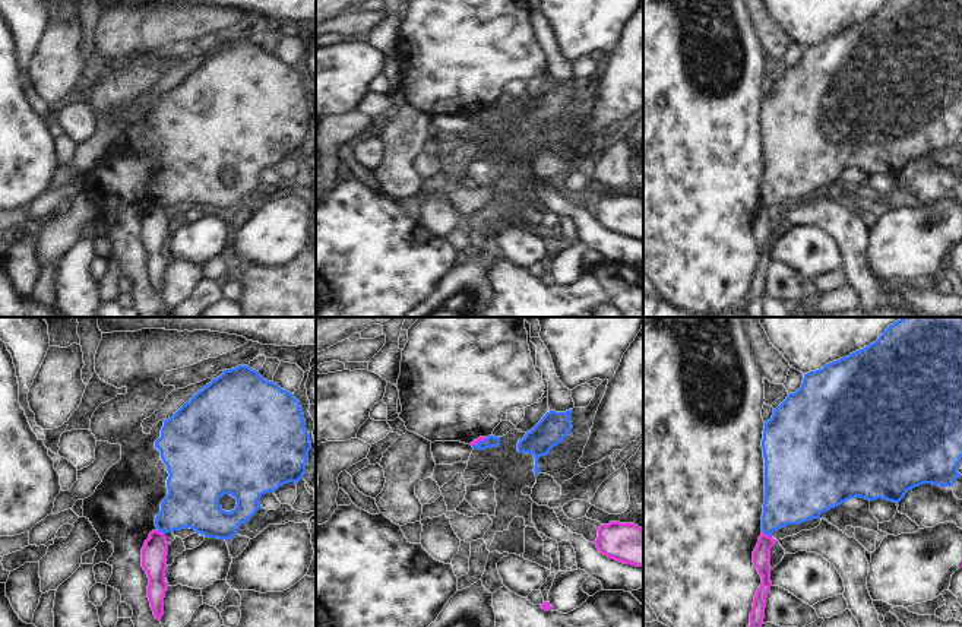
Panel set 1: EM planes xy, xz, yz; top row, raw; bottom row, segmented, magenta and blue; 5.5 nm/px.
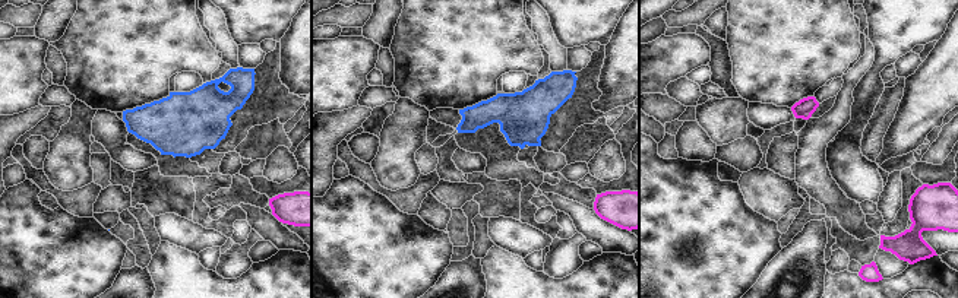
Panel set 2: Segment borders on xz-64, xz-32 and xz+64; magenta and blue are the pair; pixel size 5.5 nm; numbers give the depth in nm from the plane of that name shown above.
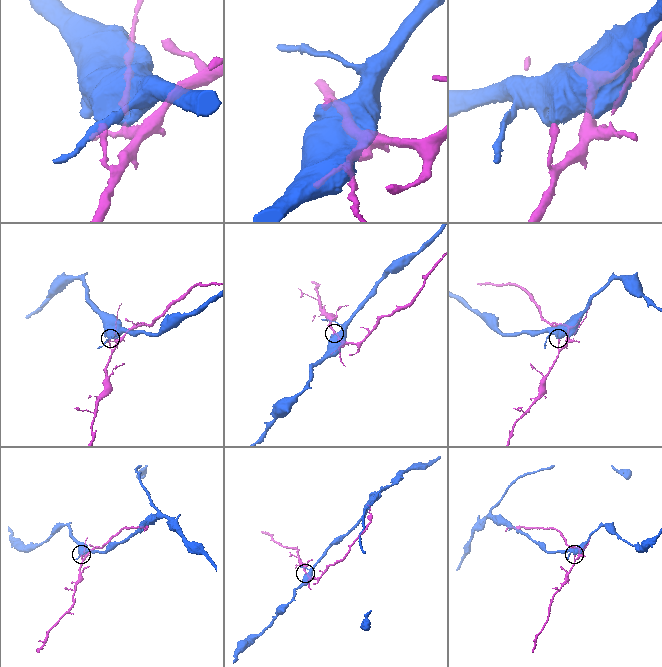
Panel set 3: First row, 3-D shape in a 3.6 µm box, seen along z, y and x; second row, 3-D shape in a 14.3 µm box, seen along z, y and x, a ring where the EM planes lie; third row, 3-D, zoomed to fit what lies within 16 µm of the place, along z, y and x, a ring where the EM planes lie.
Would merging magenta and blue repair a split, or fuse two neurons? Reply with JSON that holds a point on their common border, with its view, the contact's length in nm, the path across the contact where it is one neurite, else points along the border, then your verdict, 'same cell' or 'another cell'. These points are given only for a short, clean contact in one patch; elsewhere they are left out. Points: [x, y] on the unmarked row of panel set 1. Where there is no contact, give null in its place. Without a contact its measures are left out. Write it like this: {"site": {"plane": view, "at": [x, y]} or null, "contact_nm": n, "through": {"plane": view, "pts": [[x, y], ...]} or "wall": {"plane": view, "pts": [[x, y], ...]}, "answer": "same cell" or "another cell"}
{"site": {"plane": "yz", "at": [765, 206]}, "contact_nm": 70, "wall": {"plane": "yz", "pts": [[762, 203], [771, 209]]}, "answer": "another cell"}

